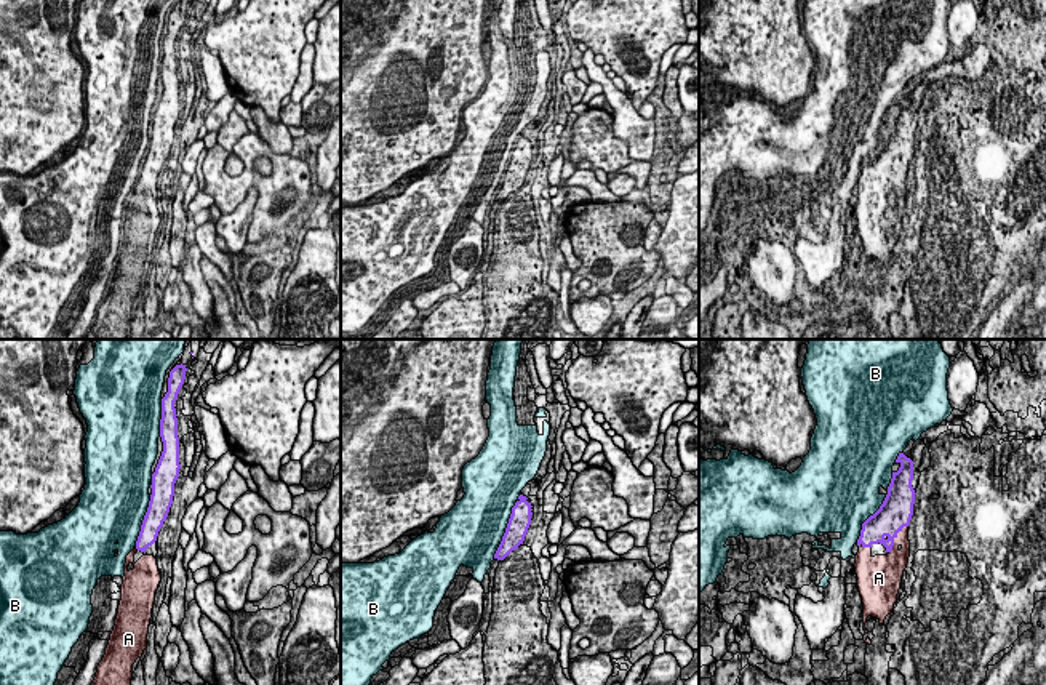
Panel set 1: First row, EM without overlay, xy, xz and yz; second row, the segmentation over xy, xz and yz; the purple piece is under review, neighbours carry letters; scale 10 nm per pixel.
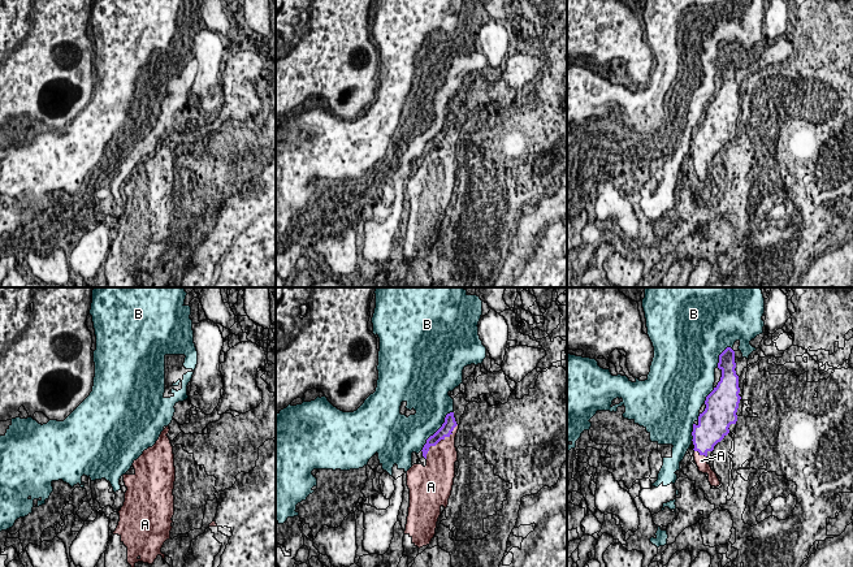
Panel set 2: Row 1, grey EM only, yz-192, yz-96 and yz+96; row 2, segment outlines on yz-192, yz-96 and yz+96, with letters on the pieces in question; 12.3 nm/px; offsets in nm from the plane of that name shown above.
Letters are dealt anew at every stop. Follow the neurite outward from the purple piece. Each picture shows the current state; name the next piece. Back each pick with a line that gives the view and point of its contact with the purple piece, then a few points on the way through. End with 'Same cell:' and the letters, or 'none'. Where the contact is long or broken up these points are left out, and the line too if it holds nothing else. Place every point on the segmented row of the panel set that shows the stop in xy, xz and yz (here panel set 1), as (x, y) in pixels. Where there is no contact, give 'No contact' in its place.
A: Touches purple at yz (896, 536)
Same cell: A

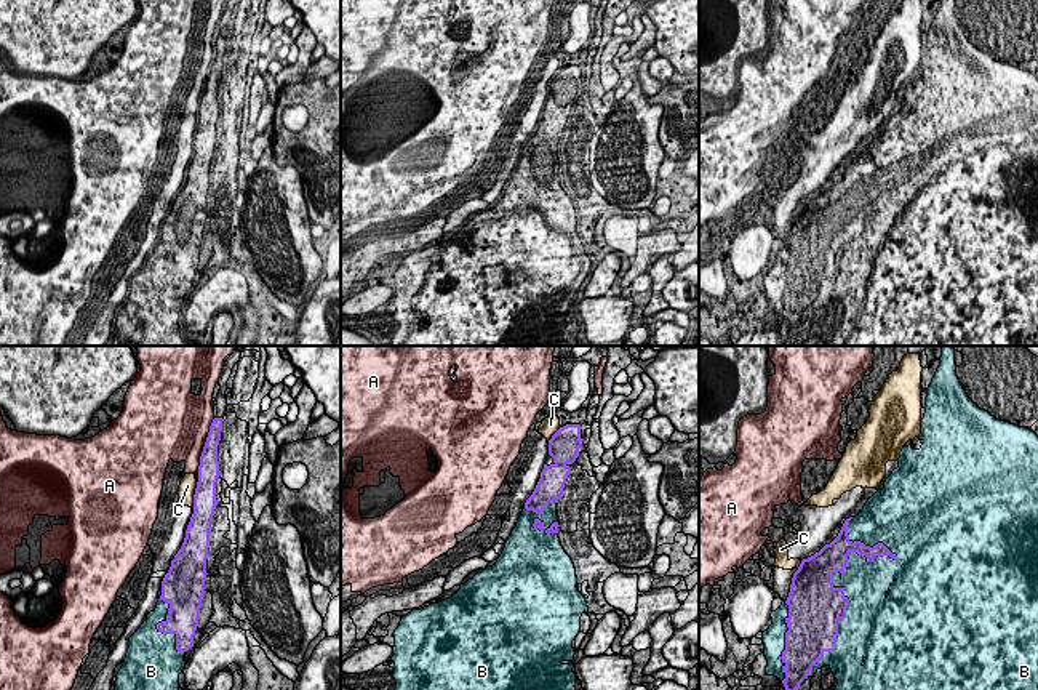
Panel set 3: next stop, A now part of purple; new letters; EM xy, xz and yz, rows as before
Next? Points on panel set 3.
B: Touches purple at yz (846, 565)
Same cell: B

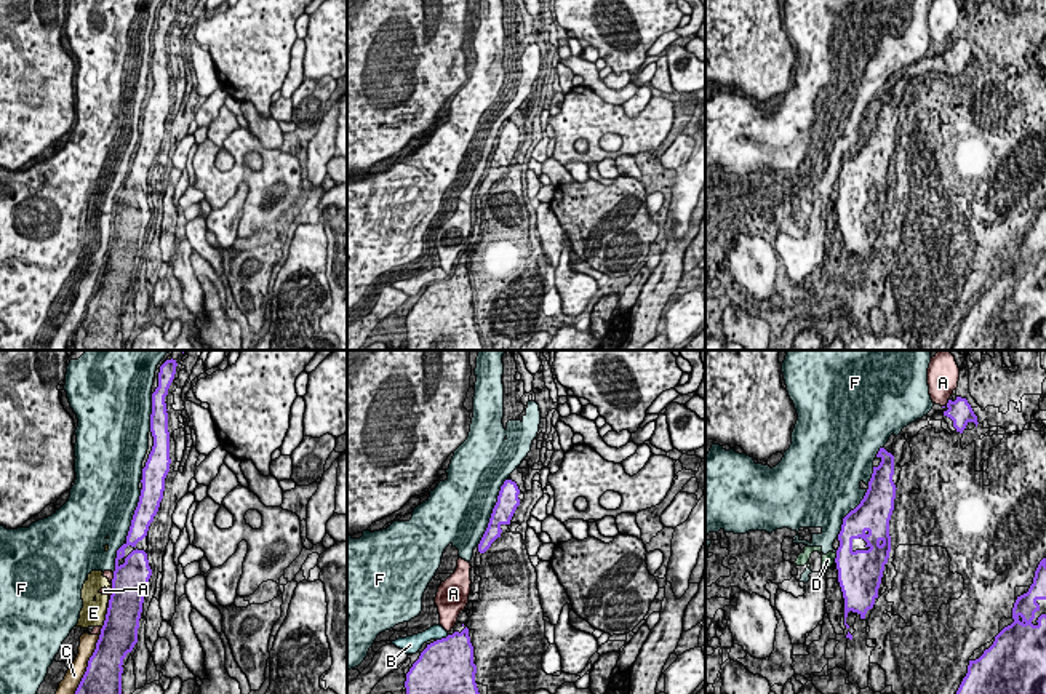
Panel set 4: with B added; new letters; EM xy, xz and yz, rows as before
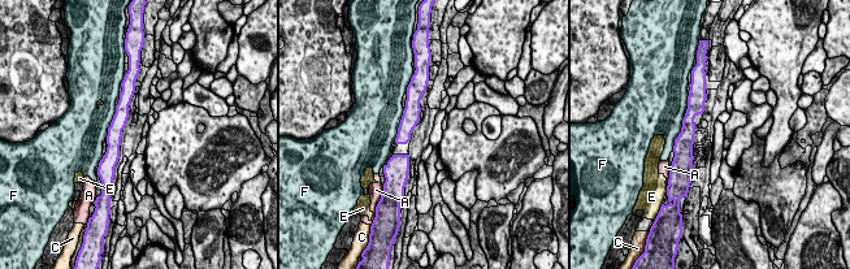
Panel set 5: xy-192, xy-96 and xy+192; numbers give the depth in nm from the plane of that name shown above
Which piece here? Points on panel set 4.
Same cell: none

